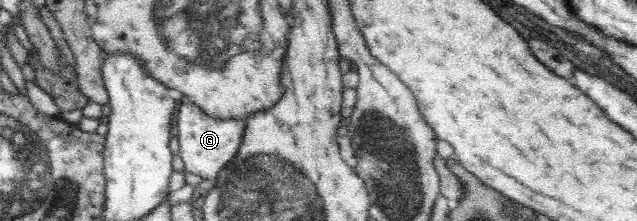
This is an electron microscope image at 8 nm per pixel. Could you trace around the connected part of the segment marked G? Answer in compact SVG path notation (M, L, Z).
M183 101L177 114L178 141L185 171L197 174L205 180L216 180L219 171L237 154L246 129L244 119L221 120L205 114L196 104Z

